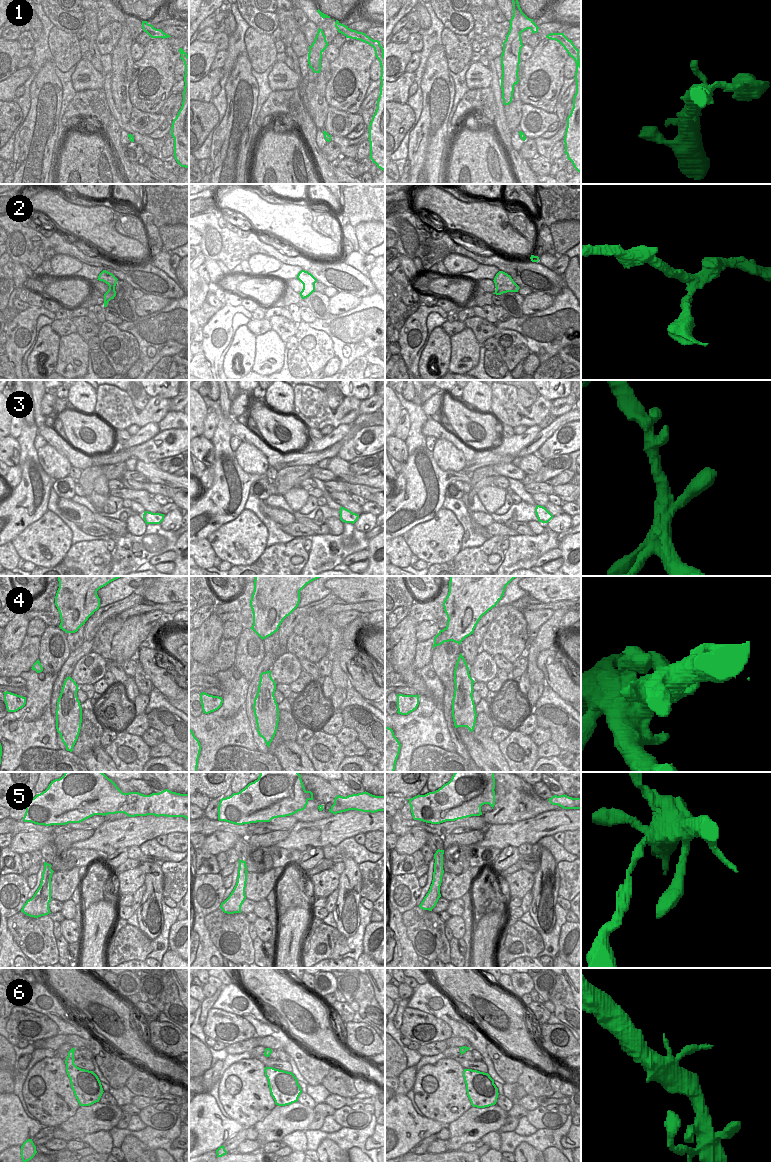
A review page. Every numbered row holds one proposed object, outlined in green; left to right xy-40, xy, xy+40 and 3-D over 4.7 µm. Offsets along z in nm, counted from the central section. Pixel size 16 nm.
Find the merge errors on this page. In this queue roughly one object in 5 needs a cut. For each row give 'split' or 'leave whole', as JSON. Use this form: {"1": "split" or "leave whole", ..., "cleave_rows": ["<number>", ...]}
{"1": "leave whole", "2": "leave whole", "3": "leave whole", "4": "leave whole", "5": "leave whole", "6": "leave whole", "cleave_rows": []}

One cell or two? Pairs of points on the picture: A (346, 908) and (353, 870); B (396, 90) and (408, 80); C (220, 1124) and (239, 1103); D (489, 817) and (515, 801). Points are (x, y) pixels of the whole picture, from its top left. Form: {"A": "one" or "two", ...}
{"A": "one", "B": "one", "C": "two", "D": "one"}

